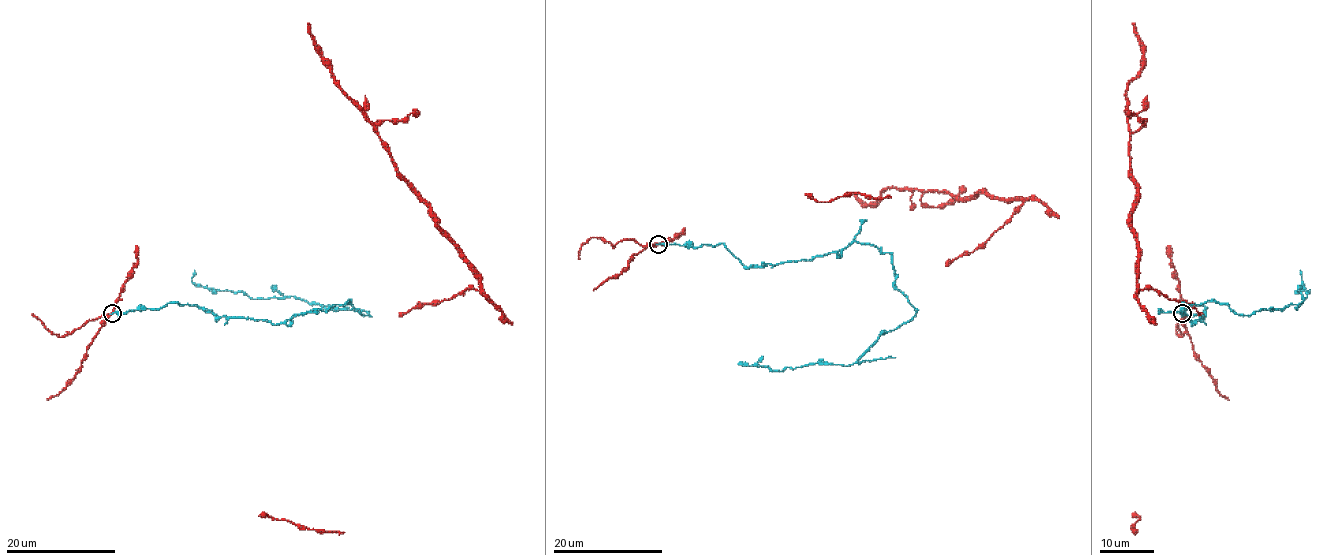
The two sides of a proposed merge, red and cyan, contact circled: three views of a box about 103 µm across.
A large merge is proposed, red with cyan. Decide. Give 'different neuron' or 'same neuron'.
different neuron

